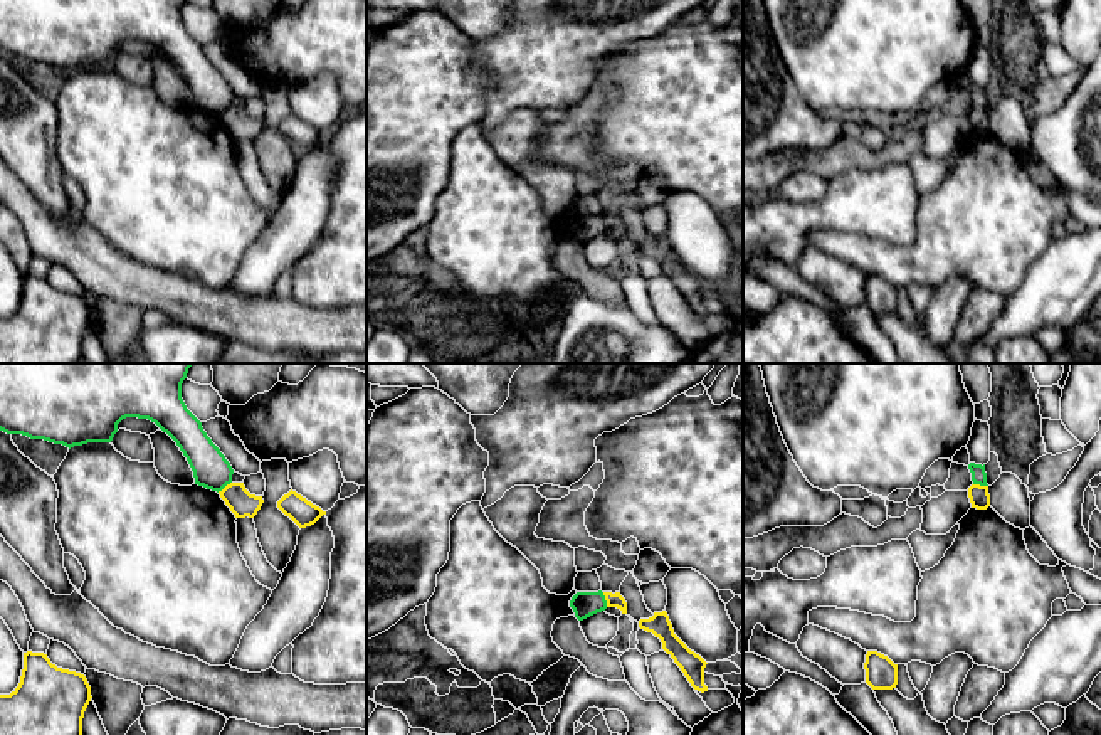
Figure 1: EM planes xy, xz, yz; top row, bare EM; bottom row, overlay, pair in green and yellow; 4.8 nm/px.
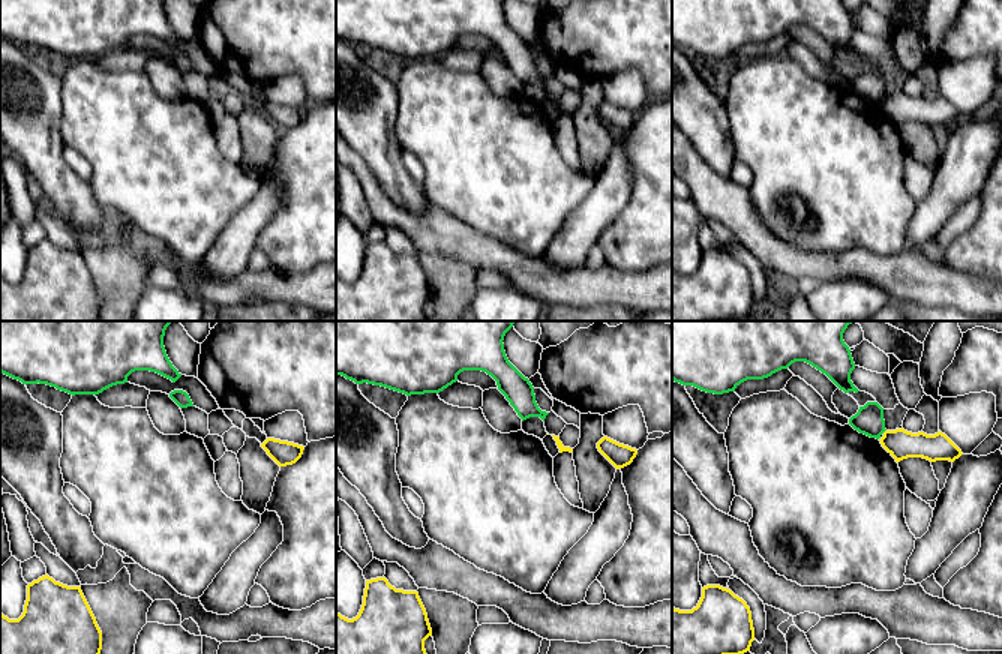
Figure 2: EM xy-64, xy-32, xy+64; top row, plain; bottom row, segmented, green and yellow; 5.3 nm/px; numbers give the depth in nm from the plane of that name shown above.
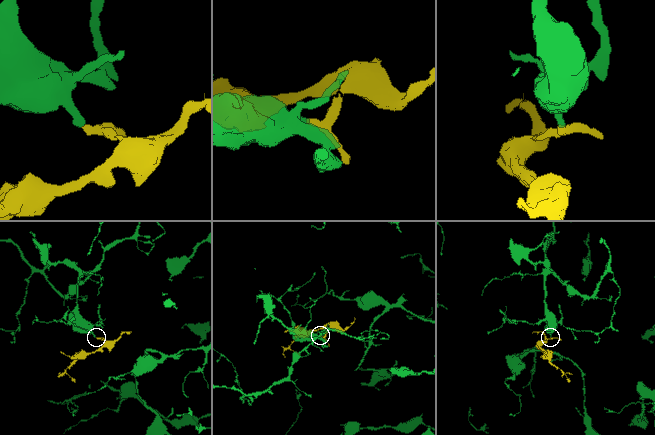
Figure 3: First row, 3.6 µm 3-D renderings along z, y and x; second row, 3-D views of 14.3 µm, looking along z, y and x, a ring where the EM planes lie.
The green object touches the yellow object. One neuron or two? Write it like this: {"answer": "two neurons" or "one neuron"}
{"answer": "two neurons"}

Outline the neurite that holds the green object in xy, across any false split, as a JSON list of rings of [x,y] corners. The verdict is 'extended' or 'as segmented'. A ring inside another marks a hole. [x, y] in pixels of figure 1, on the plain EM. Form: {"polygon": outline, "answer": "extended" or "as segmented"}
{"polygon": [[[0,0],[0,54],[44,62],[66,71],[111,66],[126,40],[148,42],[166,56],[187,81],[195,108],[222,114],[234,93],[212,66],[202,45],[187,32],[182,7],[187,0]]], "answer": "as segmented"}

